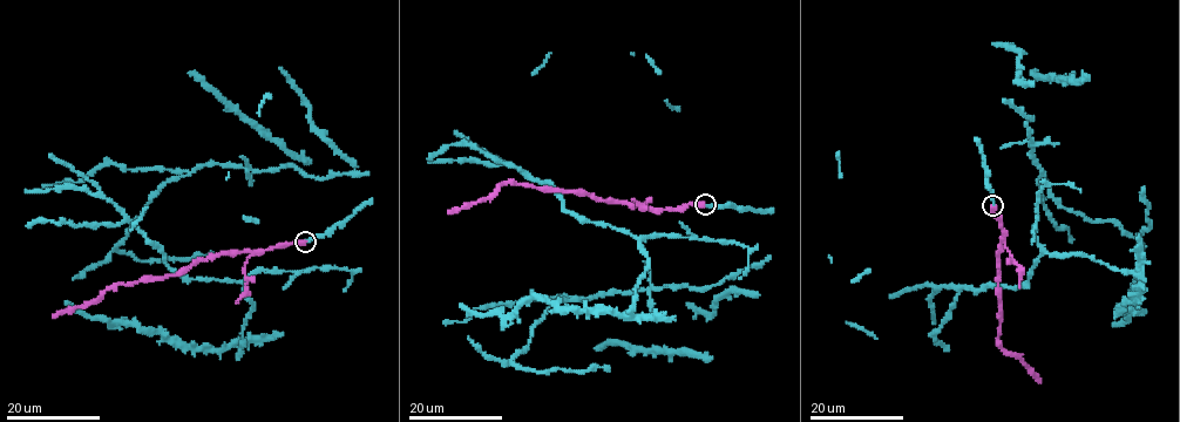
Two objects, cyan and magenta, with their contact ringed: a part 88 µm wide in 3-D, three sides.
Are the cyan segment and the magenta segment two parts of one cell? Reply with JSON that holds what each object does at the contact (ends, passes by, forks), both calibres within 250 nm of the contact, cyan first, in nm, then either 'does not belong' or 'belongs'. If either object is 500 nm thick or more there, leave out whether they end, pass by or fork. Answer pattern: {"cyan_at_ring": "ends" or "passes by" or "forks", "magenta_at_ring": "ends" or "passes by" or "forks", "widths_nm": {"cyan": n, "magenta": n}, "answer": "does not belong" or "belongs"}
{"widths_nm": {"cyan": 360, "magenta": 650}, "answer": "belongs"}

